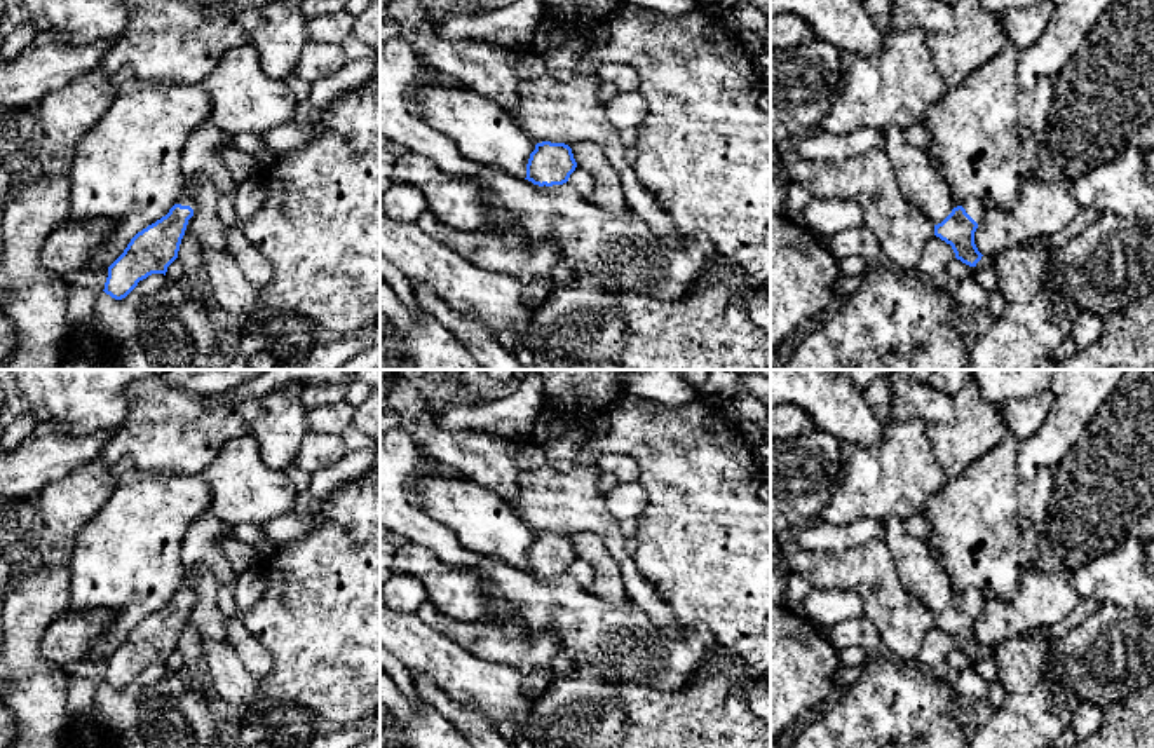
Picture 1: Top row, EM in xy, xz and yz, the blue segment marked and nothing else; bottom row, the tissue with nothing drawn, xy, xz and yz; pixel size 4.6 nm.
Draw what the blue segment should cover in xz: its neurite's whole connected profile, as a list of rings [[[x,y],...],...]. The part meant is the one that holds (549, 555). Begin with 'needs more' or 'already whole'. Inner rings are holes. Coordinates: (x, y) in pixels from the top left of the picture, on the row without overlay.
already whole; [[[542,532],[530,544],[525,570],[539,577],[563,575],[575,558],[577,553],[568,535]]]

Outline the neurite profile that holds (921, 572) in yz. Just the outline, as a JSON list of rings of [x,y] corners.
[[[894,516],[884,518],[884,542],[898,567],[903,589],[934,615],[941,614],[955,596],[936,553],[926,541],[912,537]]]

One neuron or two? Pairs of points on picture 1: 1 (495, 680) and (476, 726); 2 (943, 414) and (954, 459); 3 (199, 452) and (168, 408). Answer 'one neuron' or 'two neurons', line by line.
1: two neurons
2: two neurons
3: one neuron

